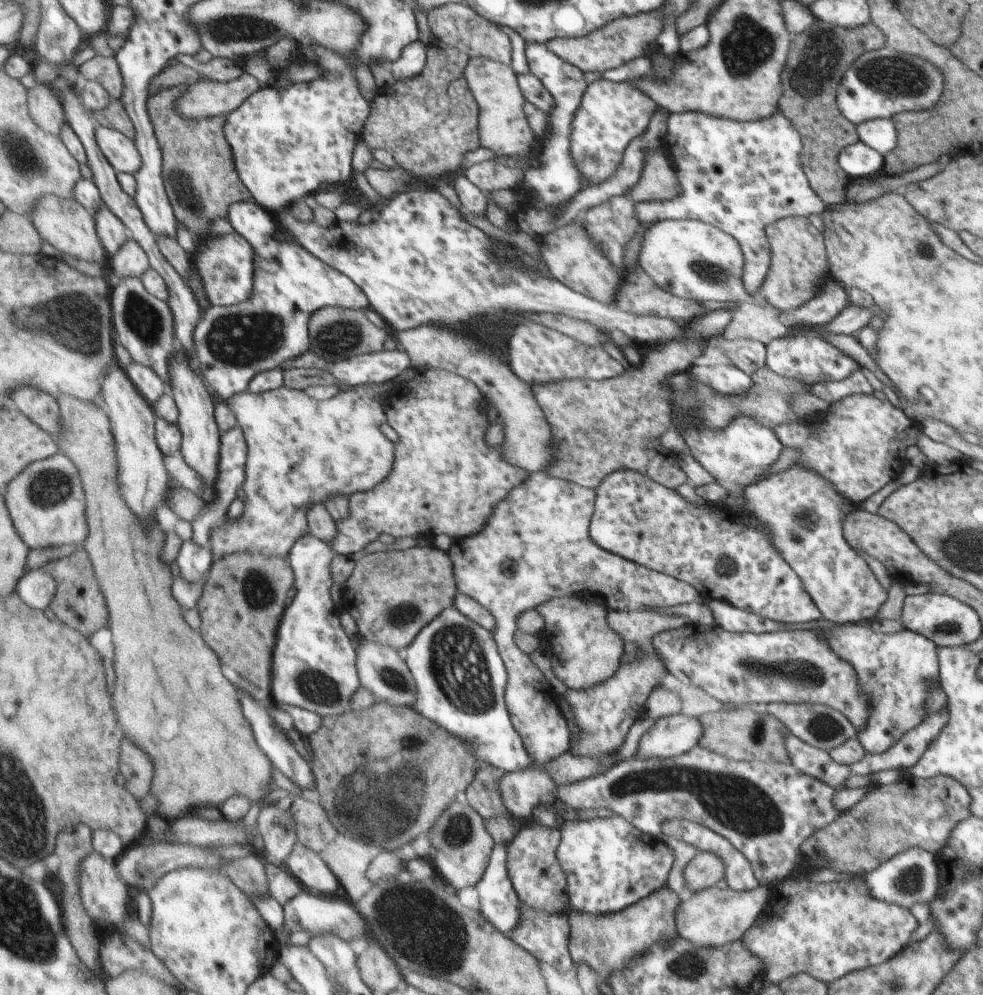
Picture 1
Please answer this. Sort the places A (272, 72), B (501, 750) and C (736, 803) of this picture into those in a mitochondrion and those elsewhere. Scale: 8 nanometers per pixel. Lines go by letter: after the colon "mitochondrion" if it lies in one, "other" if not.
A: other
B: other
C: mitochondrion

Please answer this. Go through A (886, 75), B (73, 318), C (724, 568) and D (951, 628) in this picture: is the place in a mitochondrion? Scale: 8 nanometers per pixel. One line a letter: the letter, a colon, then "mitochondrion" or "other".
A: mitochondrion
B: mitochondrion
C: mitochondrion
D: mitochondrion

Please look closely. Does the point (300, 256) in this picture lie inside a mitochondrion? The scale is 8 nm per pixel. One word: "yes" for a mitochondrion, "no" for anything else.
no

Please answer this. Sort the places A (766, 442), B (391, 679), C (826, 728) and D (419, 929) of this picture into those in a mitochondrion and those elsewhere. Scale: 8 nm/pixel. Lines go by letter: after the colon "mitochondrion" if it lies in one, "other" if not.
A: other
B: mitochondrion
C: mitochondrion
D: mitochondrion

